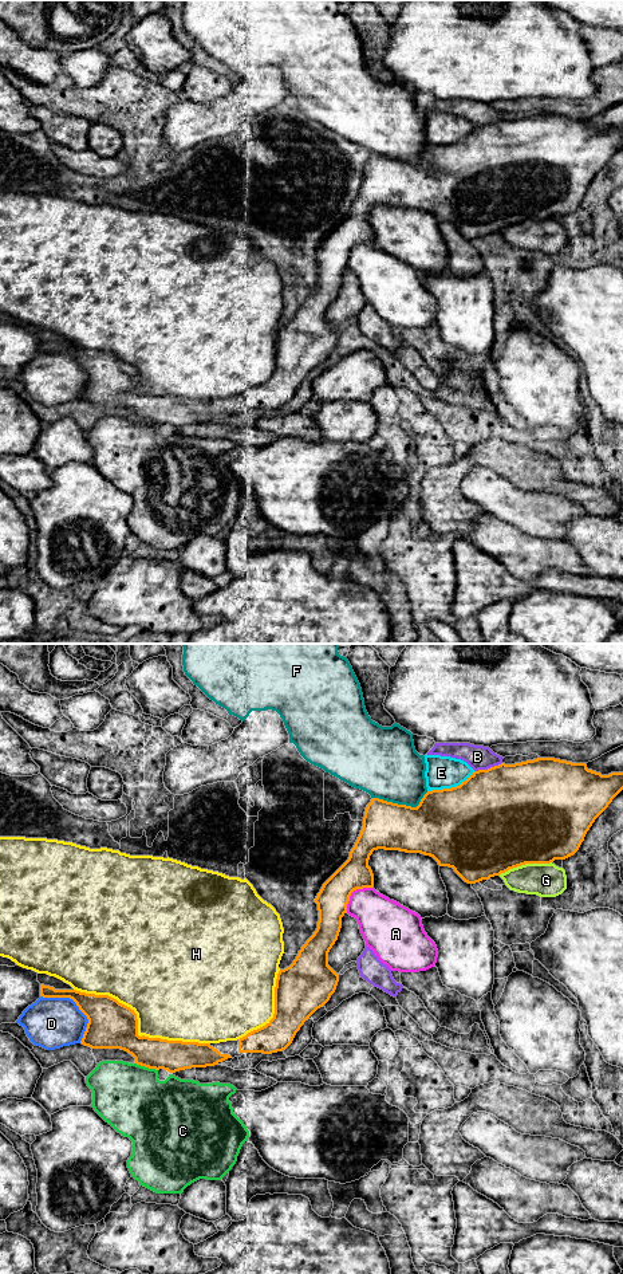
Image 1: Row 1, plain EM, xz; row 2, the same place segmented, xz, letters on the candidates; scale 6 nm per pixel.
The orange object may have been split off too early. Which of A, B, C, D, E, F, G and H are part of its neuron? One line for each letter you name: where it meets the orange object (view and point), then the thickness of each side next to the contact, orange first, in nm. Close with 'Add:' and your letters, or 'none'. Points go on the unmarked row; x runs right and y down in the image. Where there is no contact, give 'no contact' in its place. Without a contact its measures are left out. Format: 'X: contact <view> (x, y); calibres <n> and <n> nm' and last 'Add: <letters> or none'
C: contact xz (146, 423); calibres 190 and 400 nm
Add: C

